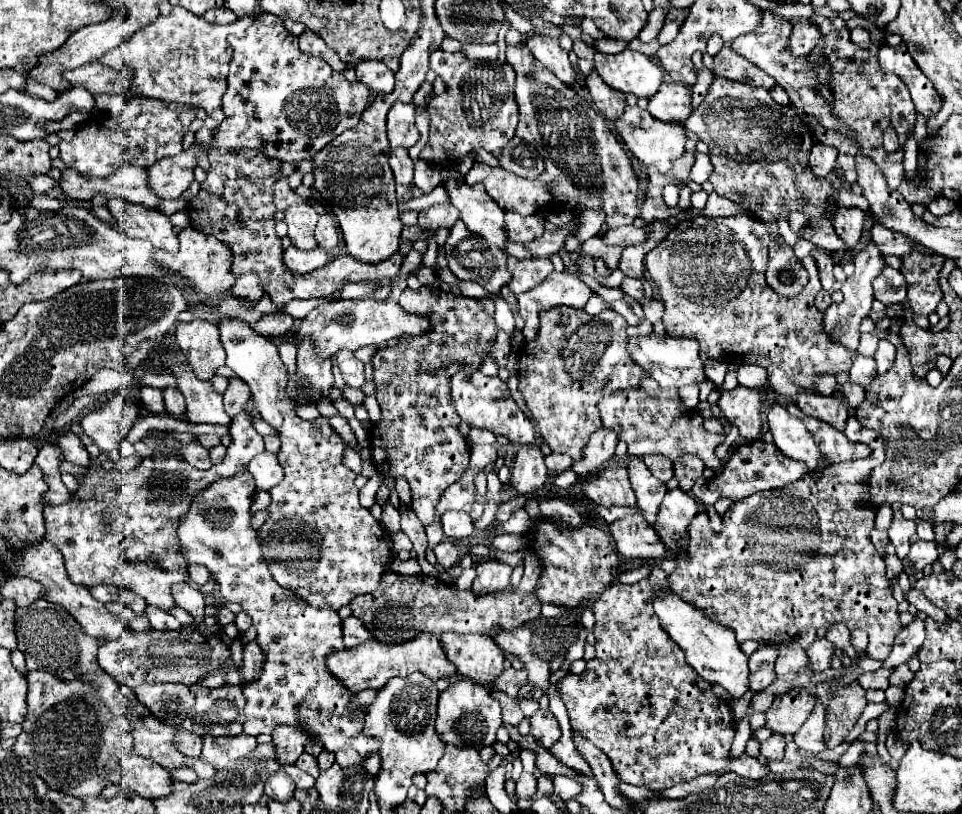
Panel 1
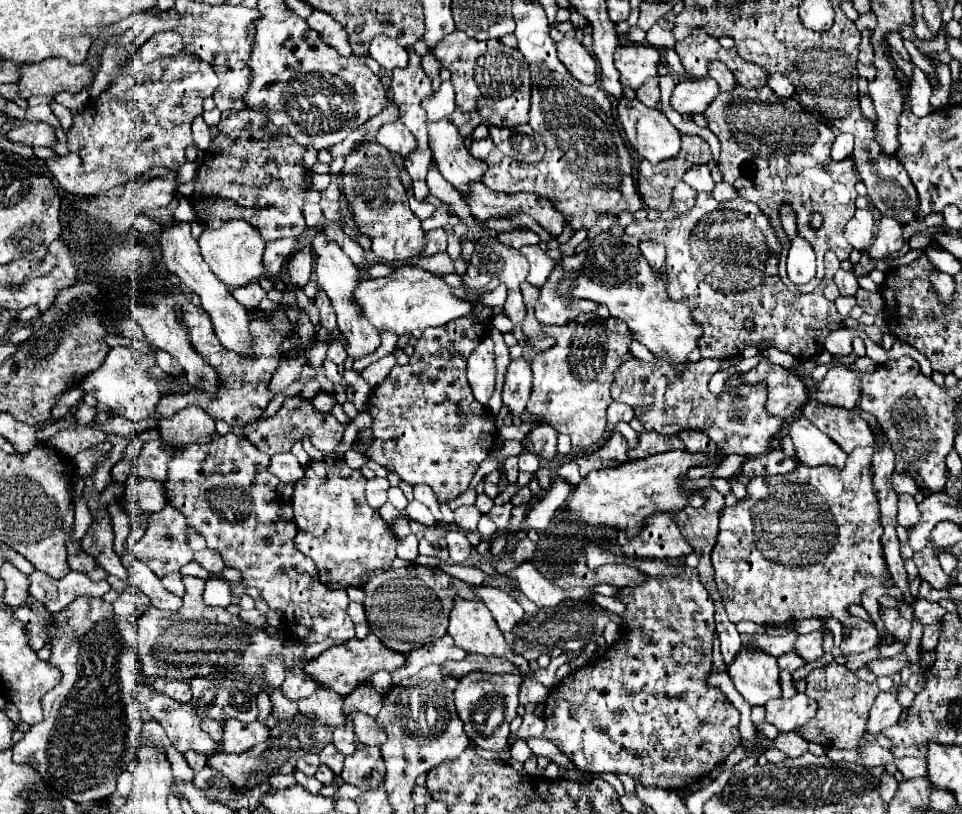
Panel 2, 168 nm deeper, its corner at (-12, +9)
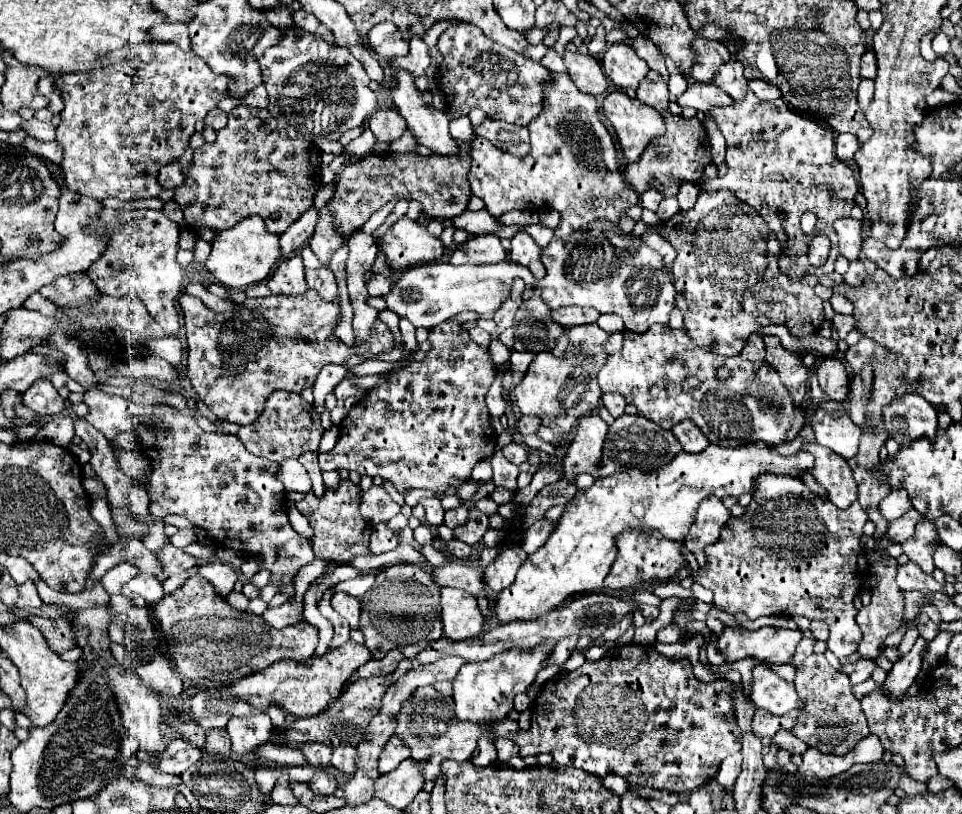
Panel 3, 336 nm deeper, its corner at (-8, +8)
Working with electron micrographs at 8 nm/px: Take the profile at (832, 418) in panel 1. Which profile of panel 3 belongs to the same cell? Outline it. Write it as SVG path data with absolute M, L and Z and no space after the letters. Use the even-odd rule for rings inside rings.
M825 358L817 366L817 376L819 376L819 386L835 402L845 402L849 392L851 392L851 374L841 360Z

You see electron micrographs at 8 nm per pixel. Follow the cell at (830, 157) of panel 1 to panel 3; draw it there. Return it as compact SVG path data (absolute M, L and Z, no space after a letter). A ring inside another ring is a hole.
M839 134L837 136L837 144L835 144L835 152L837 152L837 158L847 162L853 158L855 150L859 148L859 142L853 134Z

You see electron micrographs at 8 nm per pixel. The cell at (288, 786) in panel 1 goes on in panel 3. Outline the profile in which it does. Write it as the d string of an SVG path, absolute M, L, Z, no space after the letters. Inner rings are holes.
M321 770L311 778L309 788L315 790L317 794L333 794L337 788L337 780L335 780L331 770Z

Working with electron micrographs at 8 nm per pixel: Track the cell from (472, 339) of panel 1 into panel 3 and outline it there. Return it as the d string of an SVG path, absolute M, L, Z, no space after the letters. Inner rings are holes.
M443 324L443 326L435 326L429 330L429 342L431 342L431 348L425 356L425 360L421 364L407 364L405 368L399 368L399 370L391 370L391 372L383 372L387 376L385 382L379 382L377 386L373 386L371 390L365 392L365 396L349 410L349 414L345 416L345 420L341 422L341 428L339 428L339 440L337 444L333 446L333 450L329 452L323 452L319 454L319 466L321 470L355 470L359 474L369 474L369 476L381 476L383 480L389 480L395 484L395 488L403 494L405 490L409 488L425 488L429 492L433 492L435 498L443 500L445 498L445 492L447 488L451 486L453 480L461 480L461 482L467 482L471 480L471 470L477 462L481 460L487 460L491 458L493 450L495 450L495 444L497 444L497 434L491 426L491 416L489 416L489 410L487 410L487 404L485 404L485 394L489 390L489 384L491 384L491 378L493 378L493 366L491 362L487 362L487 350L481 348L479 344L475 344L473 340L469 340L469 336L453 336L457 332L463 332L459 328L459 324L451 326L449 330L449 324Z

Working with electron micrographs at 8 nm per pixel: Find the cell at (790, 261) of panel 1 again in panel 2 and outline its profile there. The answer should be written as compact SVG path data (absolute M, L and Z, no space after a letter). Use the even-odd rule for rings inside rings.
M767 85L765 87L757 87L757 89L747 89L747 87L735 87L733 91L727 93L719 93L715 97L715 101L707 107L705 117L709 119L709 129L719 137L721 141L721 159L719 159L719 169L723 175L723 181L733 185L737 189L737 195L753 201L759 205L759 209L771 219L779 243L783 247L781 251L781 261L787 257L787 249L789 249L789 239L781 229L781 221L779 221L779 207L783 203L791 205L797 213L797 229L799 235L805 237L815 255L817 255L817 275L815 279L811 279L805 285L795 285L791 283L791 279L787 277L787 273L783 269L779 269L779 277L781 281L797 293L811 293L815 291L815 287L821 283L823 279L823 255L825 251L835 251L837 257L841 261L849 259L849 253L853 251L853 247L845 241L843 237L843 225L847 225L847 221L853 217L855 213L855 183L857 183L857 173L855 173L854 162L847 158L843 161L833 161L831 159L831 145L835 141L835 131L827 125L823 125L821 121L817 121L811 113L803 111L803 107L799 105L797 99L783 99L777 97ZM813 211L819 211L825 219L825 225L819 231L813 231L809 227L809 217Z

